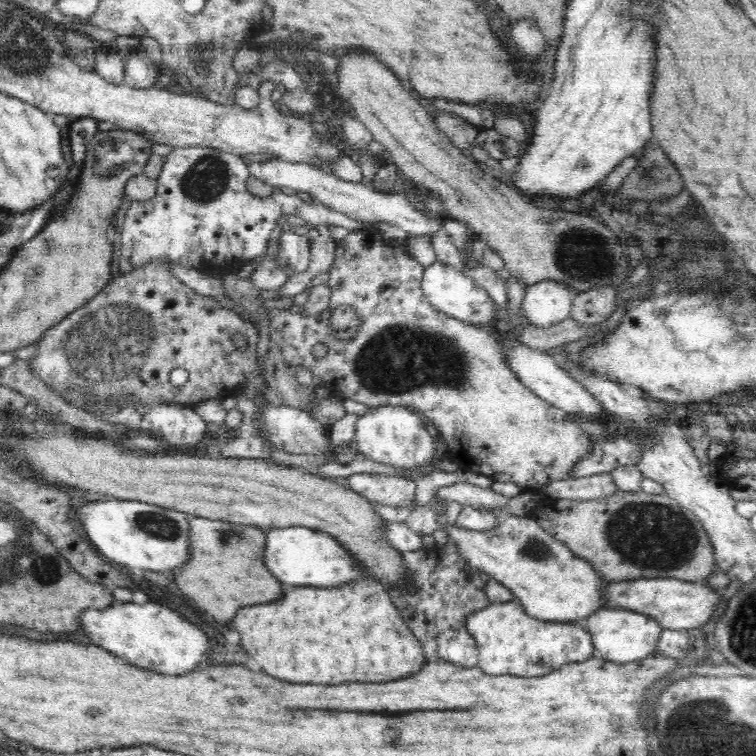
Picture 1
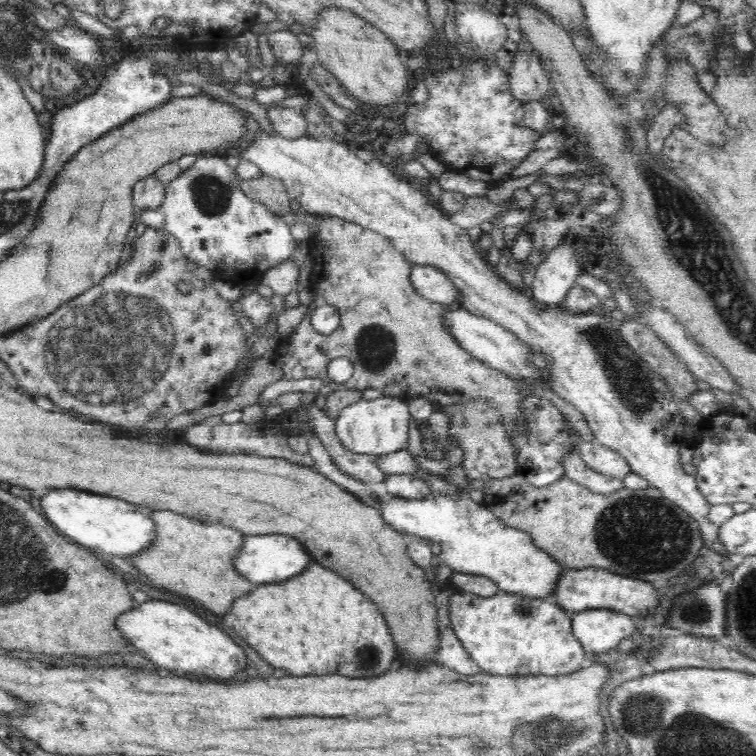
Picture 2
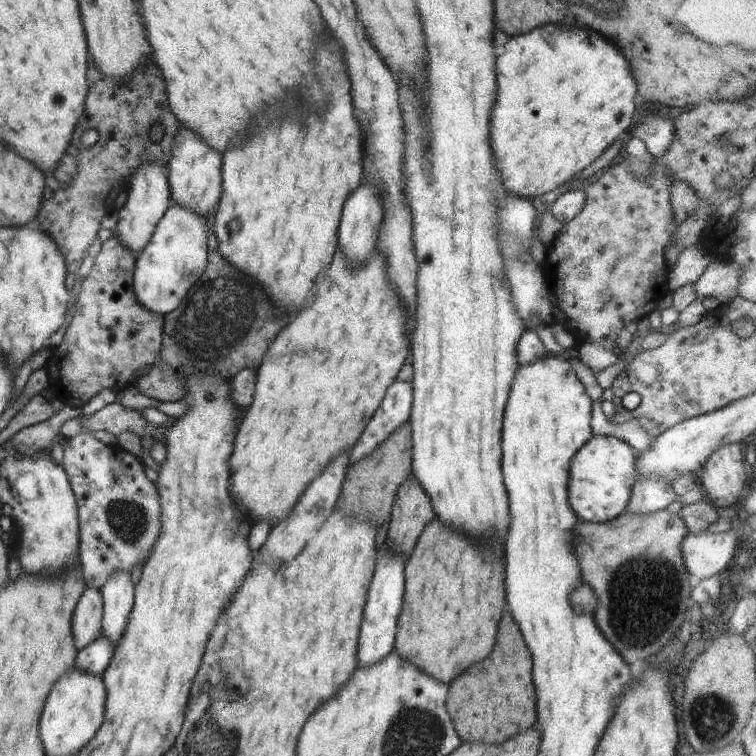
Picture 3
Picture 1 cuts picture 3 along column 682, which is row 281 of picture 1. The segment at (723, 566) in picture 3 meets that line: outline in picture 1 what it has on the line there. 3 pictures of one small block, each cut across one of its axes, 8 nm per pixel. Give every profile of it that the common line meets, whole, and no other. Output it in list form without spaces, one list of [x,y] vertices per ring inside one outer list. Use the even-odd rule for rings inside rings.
[[[541,280],[526,287],[521,308],[529,320],[528,324],[536,325],[536,327],[549,327],[570,318],[572,301],[572,287],[556,280]]]

